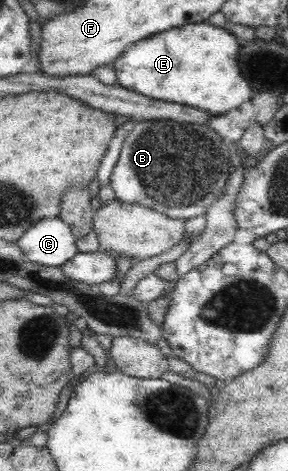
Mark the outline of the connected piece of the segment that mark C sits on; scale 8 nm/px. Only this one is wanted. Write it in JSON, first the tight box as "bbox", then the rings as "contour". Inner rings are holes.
{"bbox":[17,217,78,268],"contour":[[[51,217],[30,226],[17,243],[29,261],[59,268],[78,253],[75,240],[71,229],[59,217]]]}

